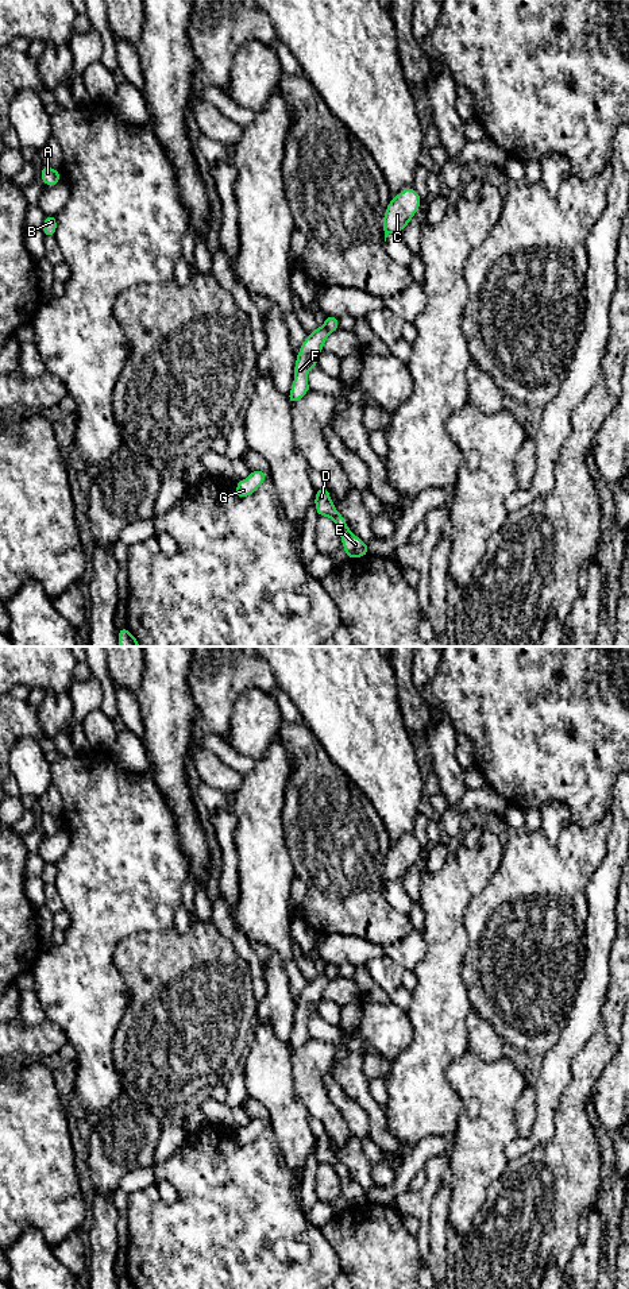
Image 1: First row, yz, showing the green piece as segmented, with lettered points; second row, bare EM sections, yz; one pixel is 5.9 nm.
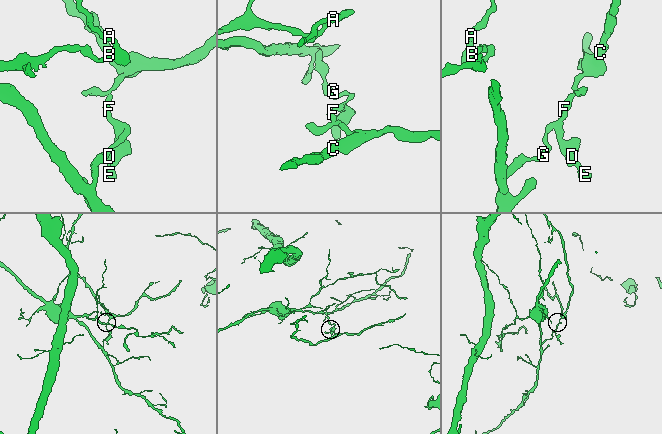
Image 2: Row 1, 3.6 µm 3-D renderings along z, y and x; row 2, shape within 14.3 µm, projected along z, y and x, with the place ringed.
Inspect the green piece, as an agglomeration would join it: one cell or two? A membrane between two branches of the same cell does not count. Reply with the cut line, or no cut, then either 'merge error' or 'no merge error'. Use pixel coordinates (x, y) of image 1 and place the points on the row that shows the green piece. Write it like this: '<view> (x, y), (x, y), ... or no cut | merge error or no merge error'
yz (323, 327), (330, 332) | merge error

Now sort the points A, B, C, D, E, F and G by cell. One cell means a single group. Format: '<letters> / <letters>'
A B D E F G / C

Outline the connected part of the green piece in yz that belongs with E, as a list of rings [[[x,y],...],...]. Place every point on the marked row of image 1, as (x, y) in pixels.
[[[327,487],[316,490],[314,505],[319,517],[325,516],[335,522],[348,559],[356,559],[368,553],[368,544],[351,533],[344,517],[336,510]]]

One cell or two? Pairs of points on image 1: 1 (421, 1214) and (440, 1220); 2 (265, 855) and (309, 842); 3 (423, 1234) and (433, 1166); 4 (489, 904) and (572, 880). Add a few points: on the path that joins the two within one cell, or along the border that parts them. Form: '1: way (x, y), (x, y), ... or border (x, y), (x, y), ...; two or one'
1: border (438, 1188), (429, 1207), (428, 1249); two
2: border (282, 817), (285, 846), (296, 873); two
3: way (423, 1218), (423, 1197), (432, 1183); one
4: way (509, 898), (539, 890), (552, 880); one

